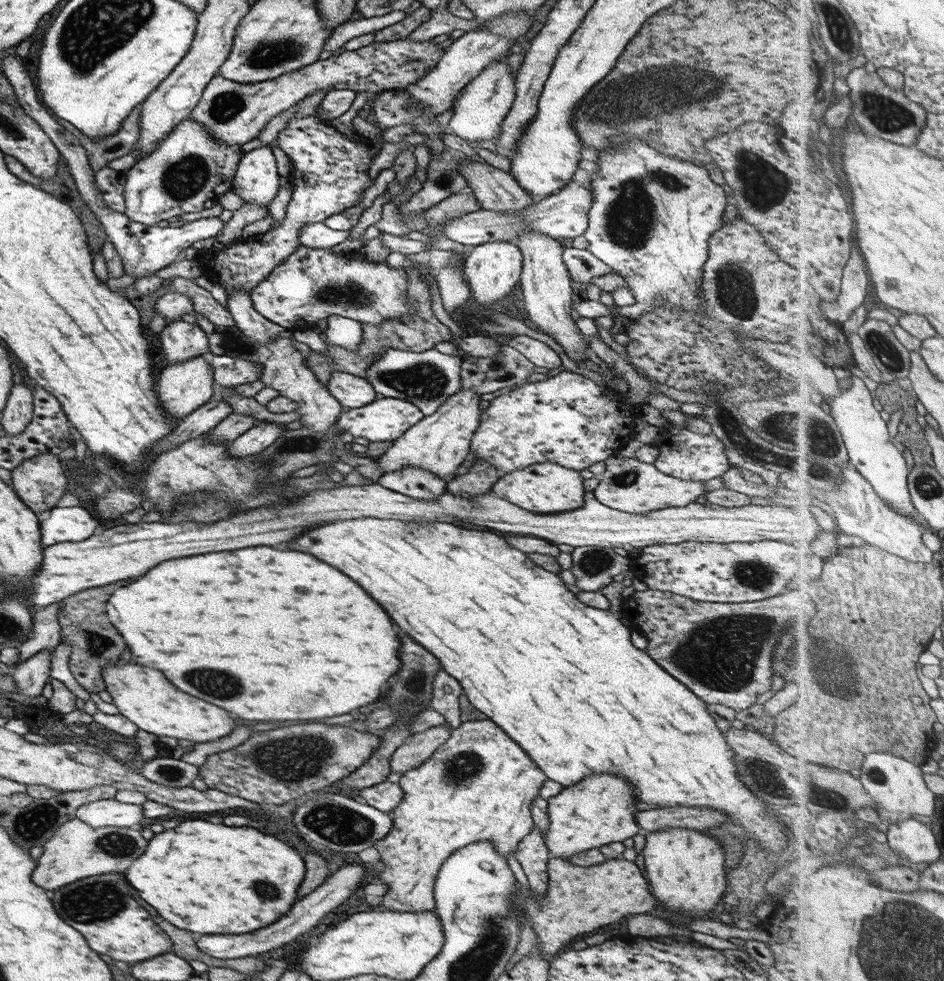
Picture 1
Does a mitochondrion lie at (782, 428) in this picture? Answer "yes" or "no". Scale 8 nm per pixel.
yes

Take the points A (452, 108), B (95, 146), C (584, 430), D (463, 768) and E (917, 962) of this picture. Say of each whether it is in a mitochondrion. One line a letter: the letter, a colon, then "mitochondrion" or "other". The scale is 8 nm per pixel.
A: other
B: other
C: other
D: mitochondrion
E: mitochondrion

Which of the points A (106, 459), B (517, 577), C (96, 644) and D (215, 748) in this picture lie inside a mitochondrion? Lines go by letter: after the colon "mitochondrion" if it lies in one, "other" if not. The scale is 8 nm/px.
A: mitochondrion
B: other
C: mitochondrion
D: other

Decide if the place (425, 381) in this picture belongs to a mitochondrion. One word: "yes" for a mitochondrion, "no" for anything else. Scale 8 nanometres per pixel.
yes

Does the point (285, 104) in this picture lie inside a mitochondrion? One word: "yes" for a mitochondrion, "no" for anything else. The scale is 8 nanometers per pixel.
no

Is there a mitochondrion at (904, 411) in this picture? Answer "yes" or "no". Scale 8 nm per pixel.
no

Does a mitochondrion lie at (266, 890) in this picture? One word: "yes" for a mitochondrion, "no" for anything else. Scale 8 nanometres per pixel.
yes

